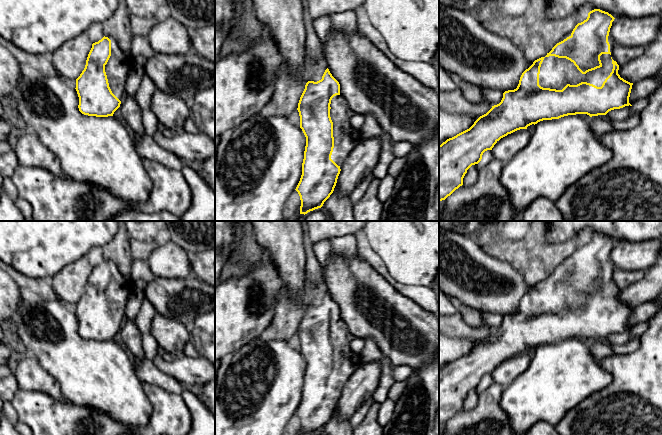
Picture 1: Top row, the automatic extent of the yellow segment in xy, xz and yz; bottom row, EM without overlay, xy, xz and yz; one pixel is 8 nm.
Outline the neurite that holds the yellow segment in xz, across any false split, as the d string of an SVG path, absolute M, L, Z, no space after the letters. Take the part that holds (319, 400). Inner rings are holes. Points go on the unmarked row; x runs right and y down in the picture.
M327 292L322 303L308 305L300 321L298 332L300 352L306 361L302 399L296 411L301 424L300 435L321 432L333 417L340 398L340 390L359 368L360 357L350 348L352 338L348 327L340 319L340 308Z

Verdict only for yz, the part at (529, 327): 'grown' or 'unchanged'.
grown

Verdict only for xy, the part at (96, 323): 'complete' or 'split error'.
split error

